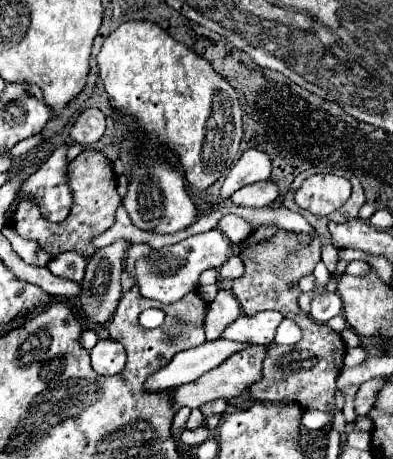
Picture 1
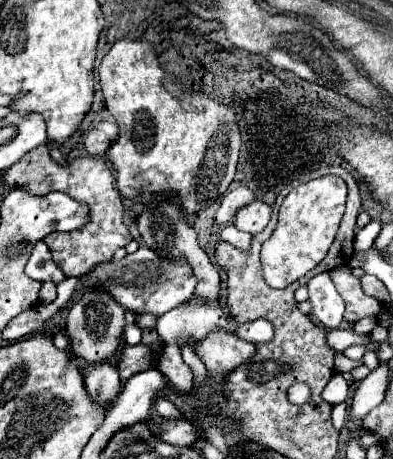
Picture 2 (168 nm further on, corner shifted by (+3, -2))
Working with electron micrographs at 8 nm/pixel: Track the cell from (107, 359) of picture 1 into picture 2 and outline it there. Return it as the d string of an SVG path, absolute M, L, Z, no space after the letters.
M109 361L91 365L85 375L85 385L87 385L89 395L97 403L105 403L105 401L113 399L121 389L117 367L111 365Z

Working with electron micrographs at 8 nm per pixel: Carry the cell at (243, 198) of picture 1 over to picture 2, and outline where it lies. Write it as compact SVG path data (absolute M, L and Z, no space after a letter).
M251 201L249 205L241 207L235 215L235 227L245 231L245 233L259 233L267 227L269 223L269 217L271 217L271 207L265 203L265 201Z

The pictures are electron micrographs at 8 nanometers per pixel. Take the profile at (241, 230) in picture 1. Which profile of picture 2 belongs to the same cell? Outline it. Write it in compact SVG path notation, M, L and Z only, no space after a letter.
M227 223L227 225L221 229L221 241L227 241L227 243L239 247L239 249L249 249L251 235L239 231L233 223Z

